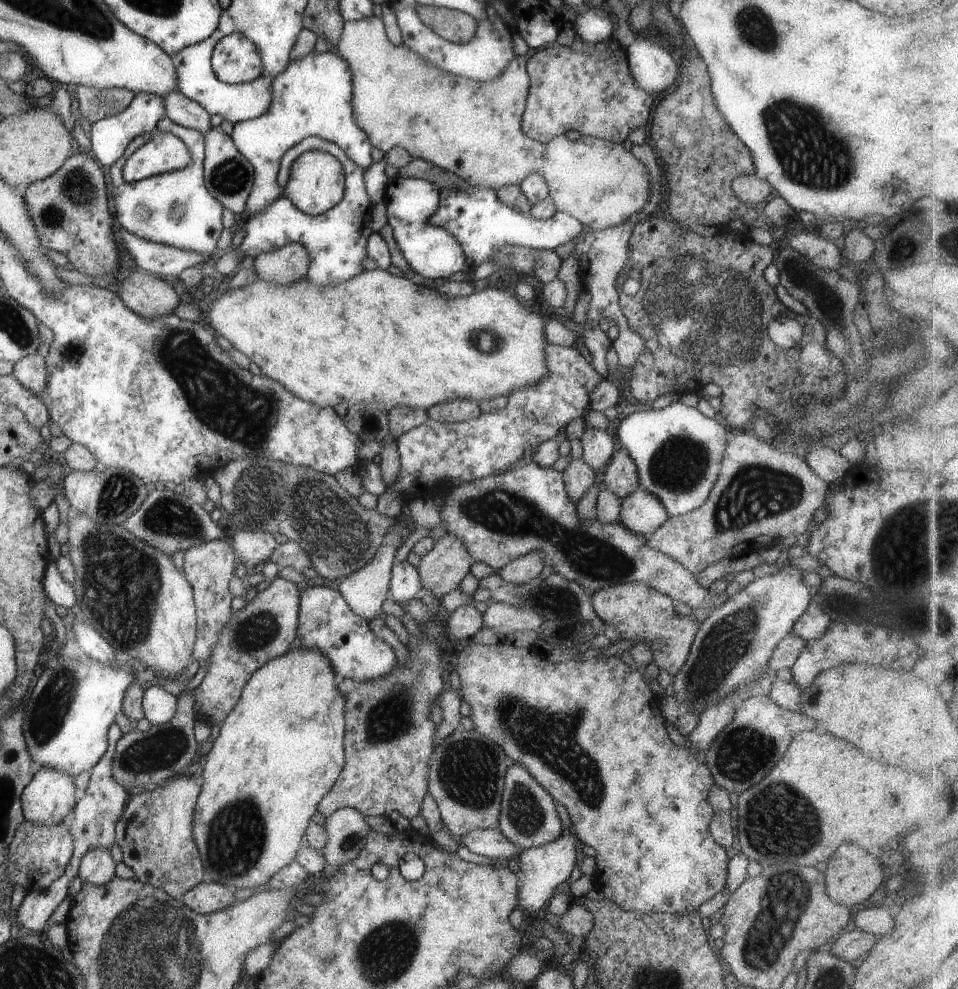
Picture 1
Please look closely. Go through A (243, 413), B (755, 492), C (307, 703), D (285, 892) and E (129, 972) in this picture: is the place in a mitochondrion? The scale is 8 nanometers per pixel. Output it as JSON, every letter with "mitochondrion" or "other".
{"A":"mitochondrion","B":"mitochondrion","C":"other","D":"other","E":"mitochondrion"}

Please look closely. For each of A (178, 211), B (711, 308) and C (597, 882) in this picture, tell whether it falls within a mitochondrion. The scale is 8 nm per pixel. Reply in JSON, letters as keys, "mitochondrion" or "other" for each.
{"A":"mitochondrion","B":"mitochondrion","C":"other"}

